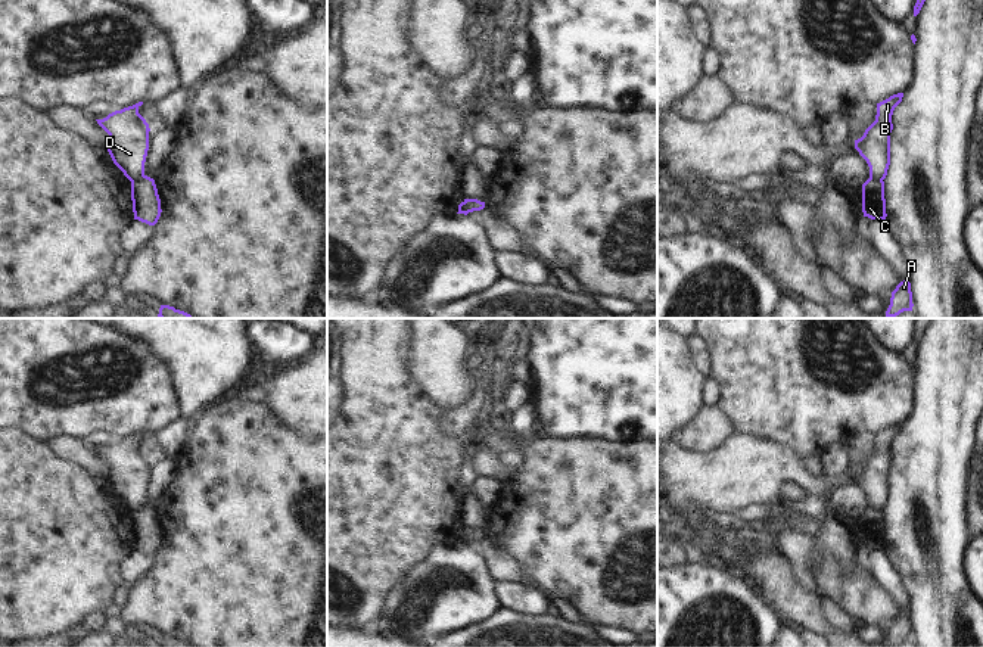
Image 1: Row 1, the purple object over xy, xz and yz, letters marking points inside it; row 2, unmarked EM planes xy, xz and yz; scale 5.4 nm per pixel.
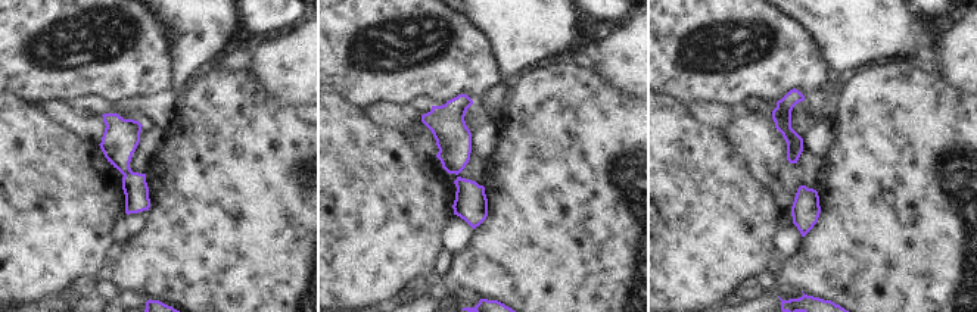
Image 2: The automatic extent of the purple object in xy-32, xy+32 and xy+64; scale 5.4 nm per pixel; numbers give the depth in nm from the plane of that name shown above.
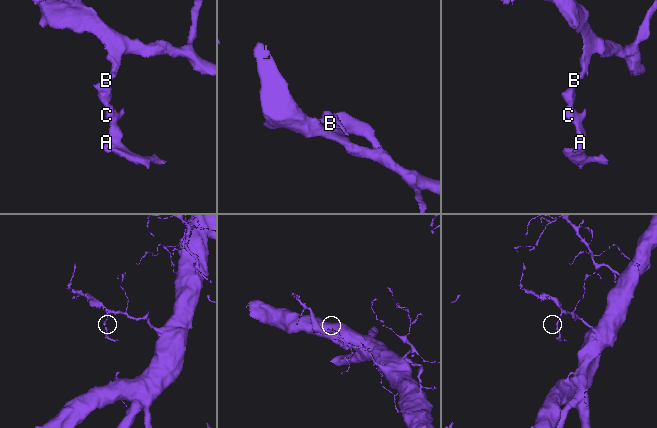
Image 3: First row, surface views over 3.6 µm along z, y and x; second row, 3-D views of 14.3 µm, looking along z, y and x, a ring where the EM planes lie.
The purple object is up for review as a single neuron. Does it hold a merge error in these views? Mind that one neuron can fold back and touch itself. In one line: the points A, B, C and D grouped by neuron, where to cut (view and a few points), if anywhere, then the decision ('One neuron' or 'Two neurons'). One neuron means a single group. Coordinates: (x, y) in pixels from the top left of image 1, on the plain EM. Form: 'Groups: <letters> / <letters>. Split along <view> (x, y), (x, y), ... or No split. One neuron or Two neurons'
Groups: A C / B D. Split along xy (143, 504), (131, 512). Two neurons

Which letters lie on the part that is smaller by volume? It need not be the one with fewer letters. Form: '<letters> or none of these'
A, C

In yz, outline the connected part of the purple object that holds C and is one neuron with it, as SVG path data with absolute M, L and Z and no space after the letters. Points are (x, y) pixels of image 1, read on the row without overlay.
M868 508L862 514L862 542L871 550L886 550L884 511Z

